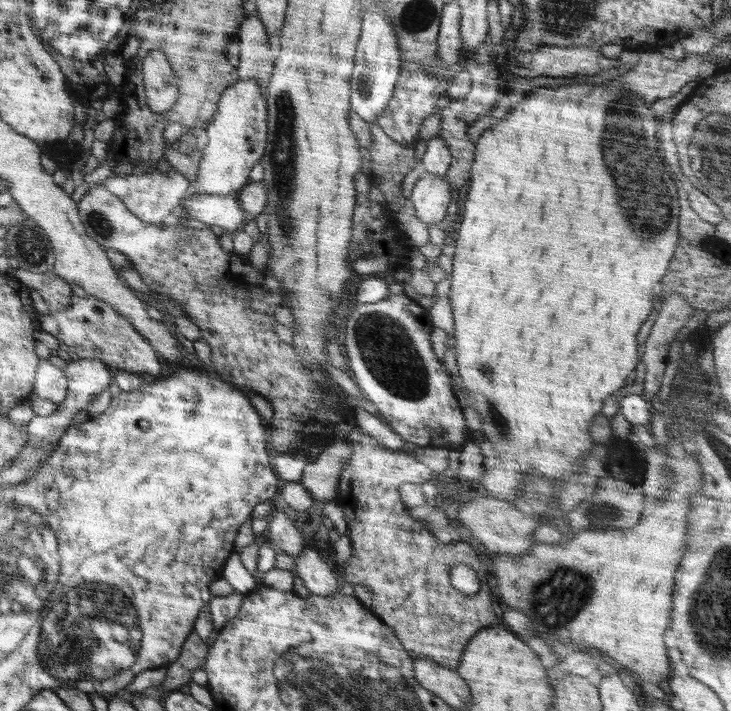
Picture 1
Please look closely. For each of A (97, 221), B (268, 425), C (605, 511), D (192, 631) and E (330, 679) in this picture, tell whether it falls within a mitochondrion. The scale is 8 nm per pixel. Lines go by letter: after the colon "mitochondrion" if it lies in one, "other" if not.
A: mitochondrion
B: other
C: mitochondrion
D: other
E: mitochondrion

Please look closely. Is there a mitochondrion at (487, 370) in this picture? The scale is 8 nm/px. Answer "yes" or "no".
yes

